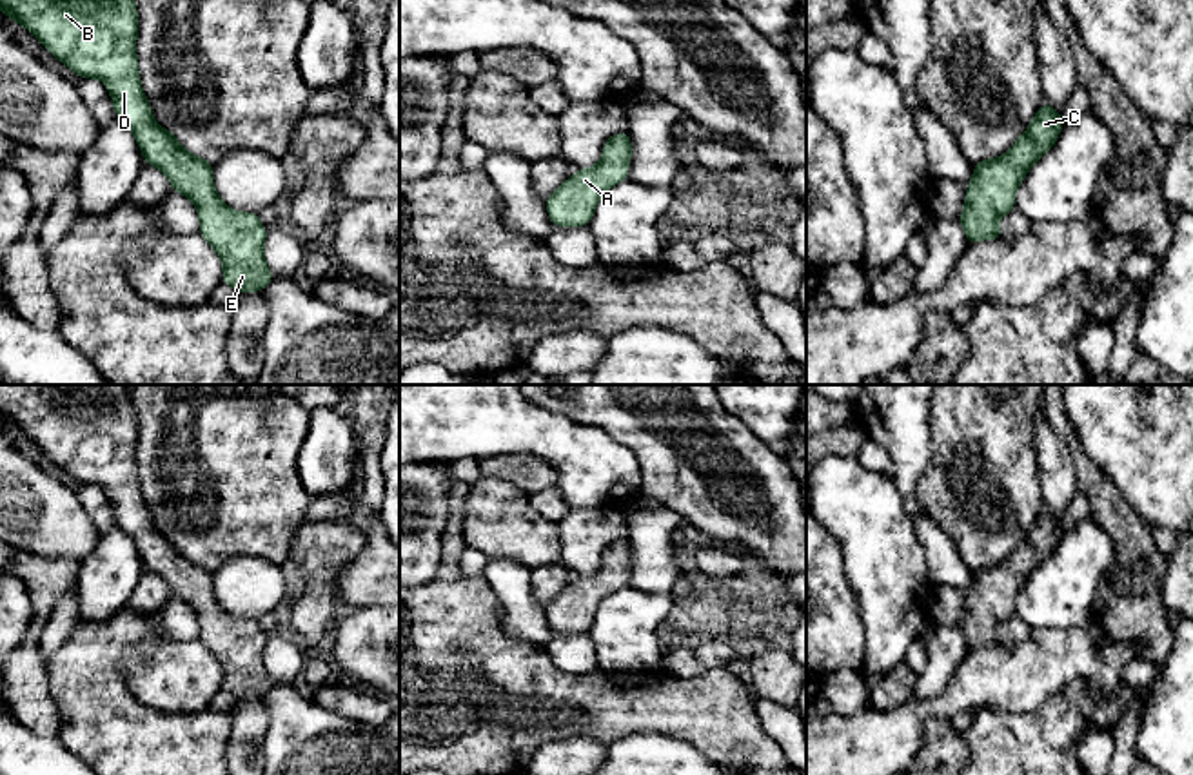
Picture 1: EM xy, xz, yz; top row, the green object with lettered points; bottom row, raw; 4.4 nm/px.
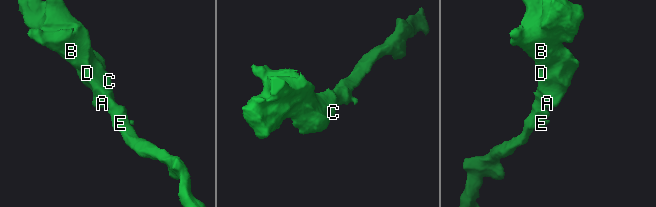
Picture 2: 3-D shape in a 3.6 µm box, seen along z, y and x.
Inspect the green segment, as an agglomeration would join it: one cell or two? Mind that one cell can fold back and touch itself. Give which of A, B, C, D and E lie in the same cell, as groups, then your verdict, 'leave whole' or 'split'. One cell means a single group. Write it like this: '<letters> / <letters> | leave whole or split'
A B C D E | leave whole

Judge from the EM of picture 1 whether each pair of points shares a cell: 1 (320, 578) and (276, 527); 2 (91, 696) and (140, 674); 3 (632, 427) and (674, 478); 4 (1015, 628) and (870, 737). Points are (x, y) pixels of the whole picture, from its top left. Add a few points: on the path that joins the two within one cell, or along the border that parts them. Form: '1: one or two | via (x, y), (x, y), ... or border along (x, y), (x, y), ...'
1: two | border along (304, 523), (287, 558)
2: two | border along (128, 648), (120, 676), (157, 708)
3: one | via (645, 440), (670, 465)
4: two | border along (1032, 628), (1025, 639), (1008, 641)

